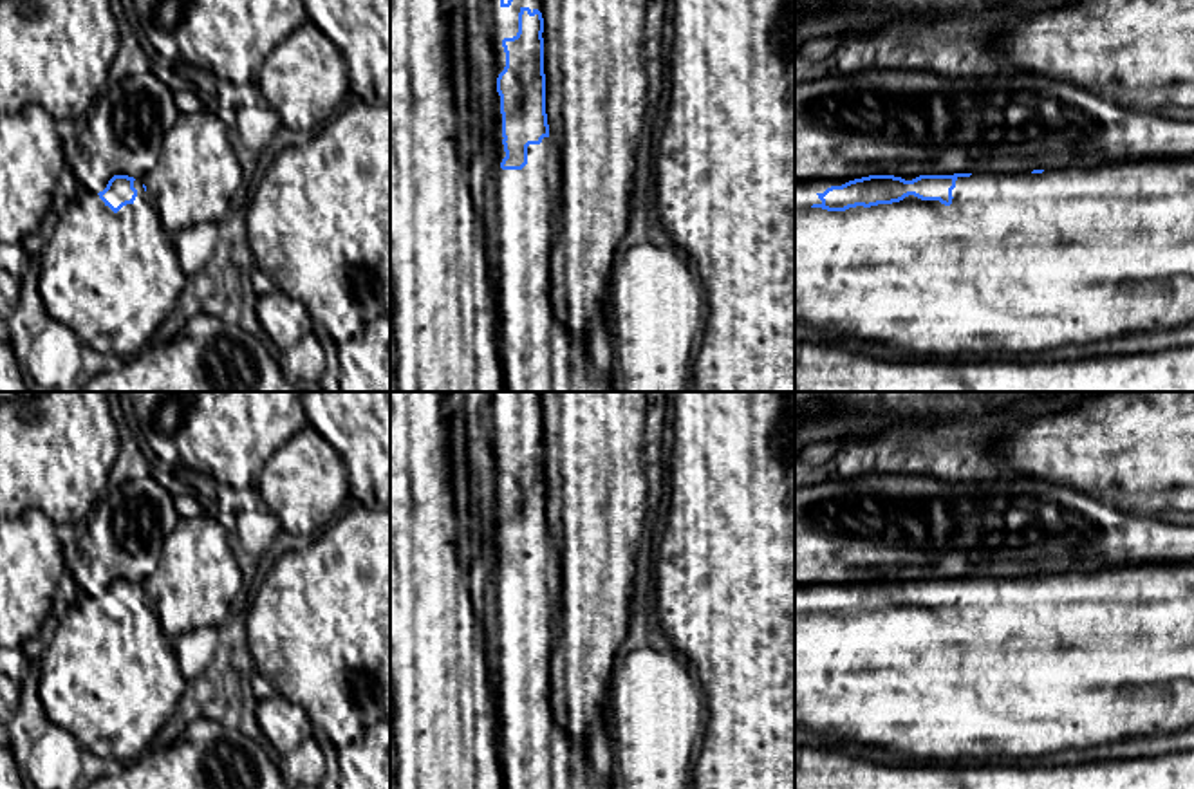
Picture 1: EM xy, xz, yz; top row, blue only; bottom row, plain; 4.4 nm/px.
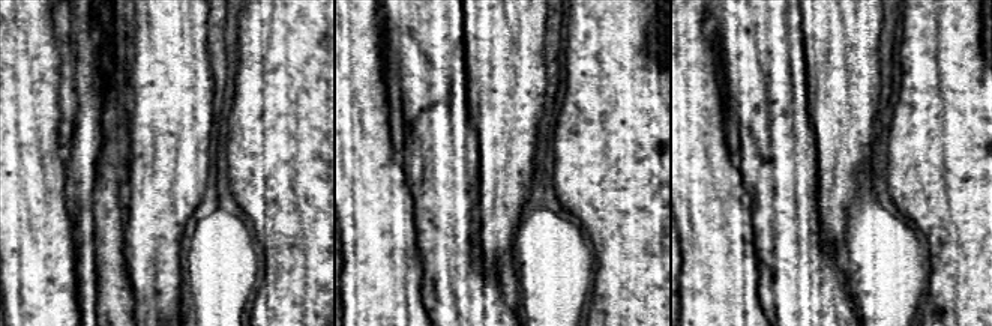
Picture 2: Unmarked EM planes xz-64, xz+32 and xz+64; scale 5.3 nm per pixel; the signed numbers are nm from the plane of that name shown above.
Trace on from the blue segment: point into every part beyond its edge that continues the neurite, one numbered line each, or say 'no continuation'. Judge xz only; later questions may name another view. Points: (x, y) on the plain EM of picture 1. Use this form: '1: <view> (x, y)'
1: xz (515, 612)

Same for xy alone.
1: xy (112, 683)

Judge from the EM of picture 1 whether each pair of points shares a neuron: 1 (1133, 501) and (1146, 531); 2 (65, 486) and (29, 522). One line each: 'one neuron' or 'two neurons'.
1: two neurons
2: two neurons

